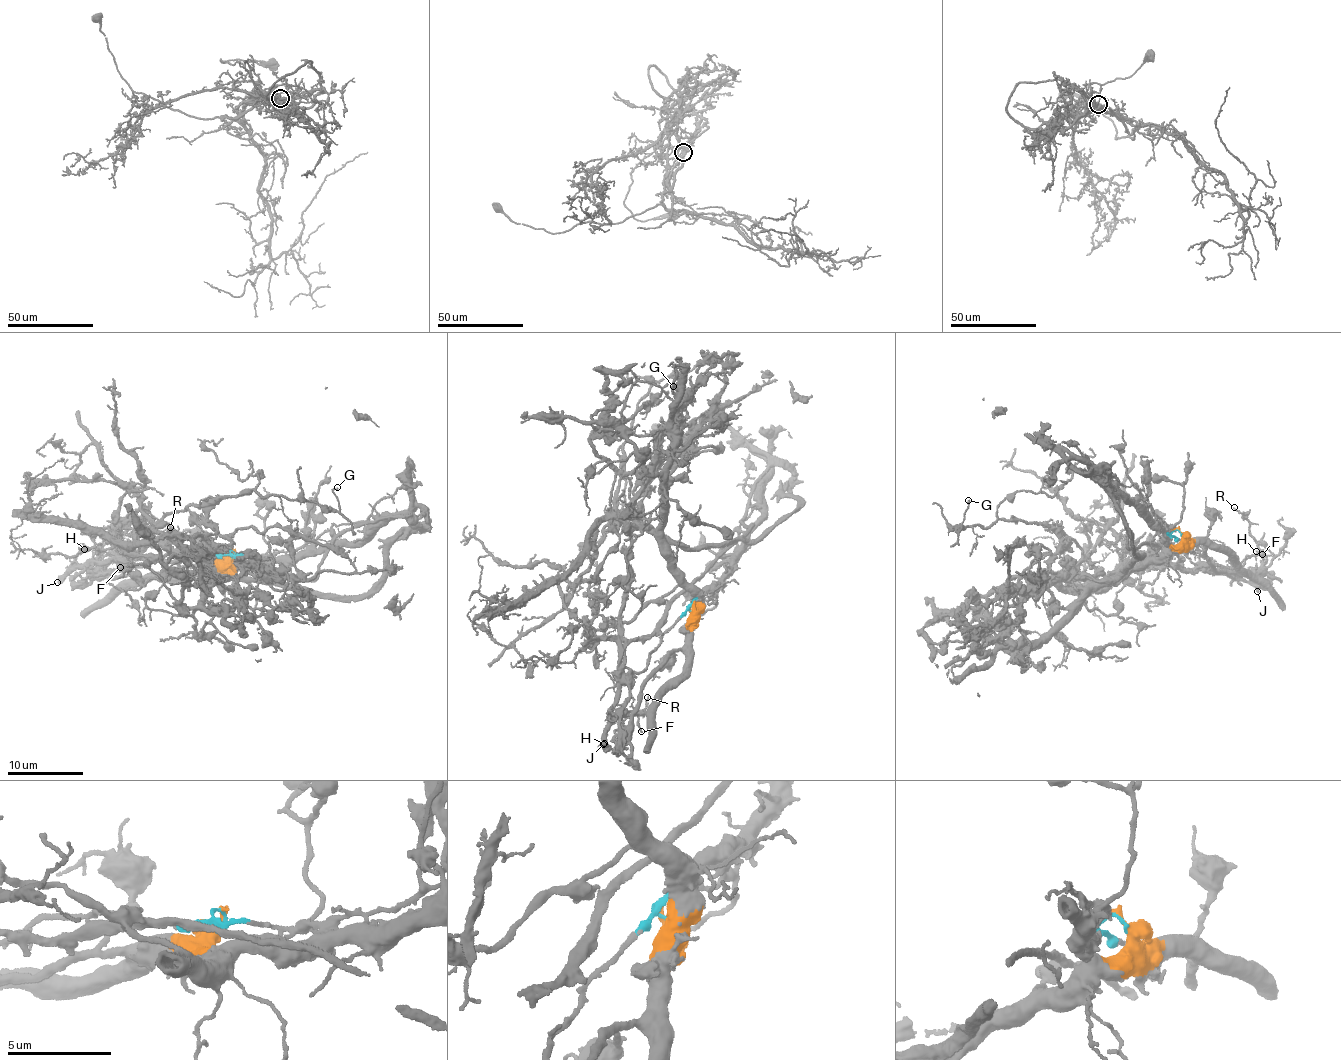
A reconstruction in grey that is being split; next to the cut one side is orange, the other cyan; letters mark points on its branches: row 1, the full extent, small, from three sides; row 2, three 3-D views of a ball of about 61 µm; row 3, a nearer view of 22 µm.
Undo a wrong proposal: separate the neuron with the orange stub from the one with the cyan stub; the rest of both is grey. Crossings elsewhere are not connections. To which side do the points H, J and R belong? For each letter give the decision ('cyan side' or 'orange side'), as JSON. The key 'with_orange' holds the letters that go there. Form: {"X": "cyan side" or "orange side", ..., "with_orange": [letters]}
{"H": "cyan side", "J": "cyan side", "R": "cyan side", "with_orange": []}

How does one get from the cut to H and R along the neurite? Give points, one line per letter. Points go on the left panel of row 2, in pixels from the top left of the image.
H: (233, 554), (199, 555), (191, 551), (126, 566), (115, 560), (86, 567), (73, 564), (85, 550)
R: (233, 554), (191, 551), (126, 566), (73, 564), (96, 557), (125, 529), (170, 526)

